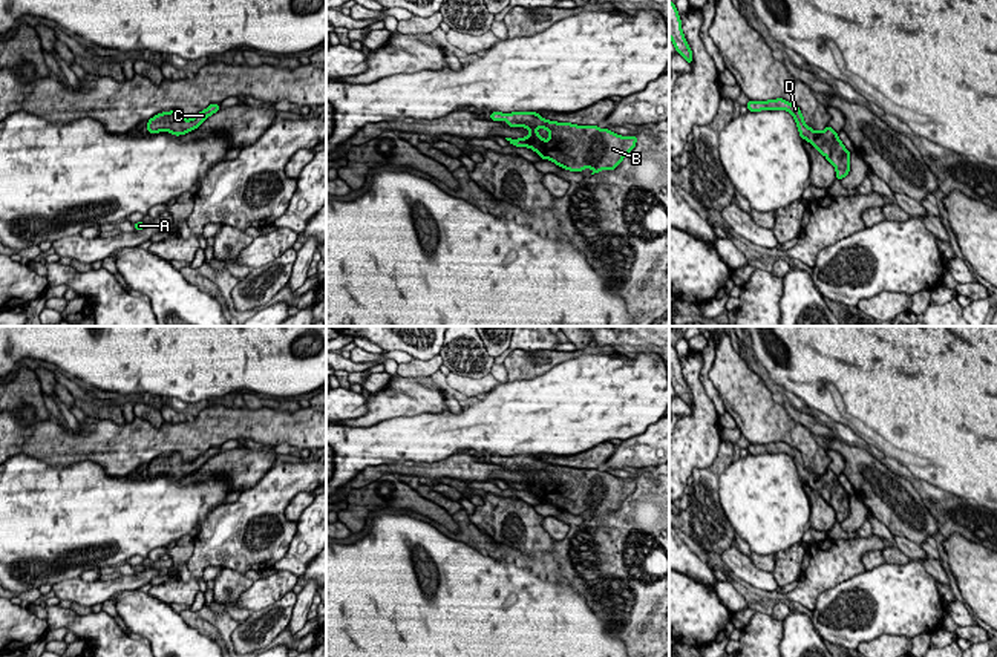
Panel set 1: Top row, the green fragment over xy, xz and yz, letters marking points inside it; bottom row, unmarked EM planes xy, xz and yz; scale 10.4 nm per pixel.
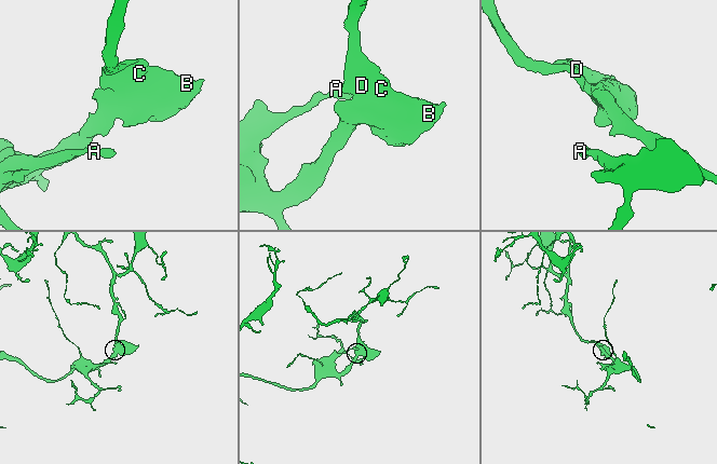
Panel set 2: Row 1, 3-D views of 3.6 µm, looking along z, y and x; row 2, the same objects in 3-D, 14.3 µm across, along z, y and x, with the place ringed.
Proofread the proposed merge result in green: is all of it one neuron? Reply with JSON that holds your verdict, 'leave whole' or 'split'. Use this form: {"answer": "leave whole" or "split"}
{"answer": "leave whole"}

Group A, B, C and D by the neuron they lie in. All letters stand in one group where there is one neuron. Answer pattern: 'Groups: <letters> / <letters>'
Groups: A B C D

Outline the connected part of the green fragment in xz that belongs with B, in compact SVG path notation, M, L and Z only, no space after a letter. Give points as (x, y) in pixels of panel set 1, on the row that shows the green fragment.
M492 112L490 119L507 121L508 127L528 129L531 133L525 138L505 139L516 147L528 147L534 150L541 159L550 159L559 167L576 173L583 168L593 168L594 172L591 175L599 173L600 170L614 170L637 142L637 136L620 136L608 129L599 129L597 126L576 126L570 123L548 121L539 116L538 112Z

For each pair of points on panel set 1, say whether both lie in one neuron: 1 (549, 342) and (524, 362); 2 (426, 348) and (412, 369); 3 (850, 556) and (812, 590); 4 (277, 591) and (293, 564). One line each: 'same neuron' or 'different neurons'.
1: different neurons
2: different neurons
3: same neuron
4: different neurons

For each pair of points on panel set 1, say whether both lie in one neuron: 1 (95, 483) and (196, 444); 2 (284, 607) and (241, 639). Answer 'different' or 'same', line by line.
1: different
2: same

